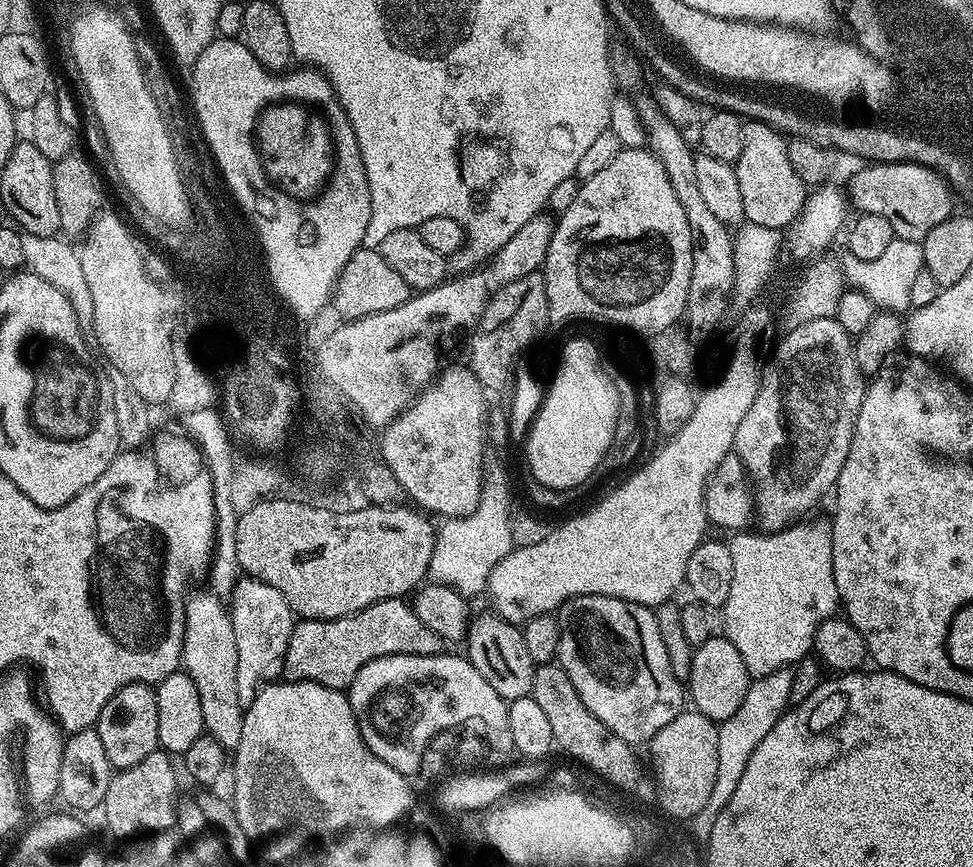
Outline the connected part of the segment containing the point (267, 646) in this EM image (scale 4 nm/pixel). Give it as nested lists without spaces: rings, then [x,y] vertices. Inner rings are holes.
[[[242,576],[230,594],[230,611],[238,647],[238,698],[242,706],[252,704],[265,684],[283,673],[283,660],[296,615],[282,591],[258,576]]]

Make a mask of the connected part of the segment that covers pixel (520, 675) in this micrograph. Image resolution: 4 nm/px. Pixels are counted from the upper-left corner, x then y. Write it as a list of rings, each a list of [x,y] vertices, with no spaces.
[[[495,614],[480,616],[477,620],[475,617],[468,628],[467,644],[466,659],[486,682],[490,682],[490,686],[494,686],[494,690],[498,690],[502,699],[511,702],[531,693],[534,665],[526,651],[524,633],[517,625]]]

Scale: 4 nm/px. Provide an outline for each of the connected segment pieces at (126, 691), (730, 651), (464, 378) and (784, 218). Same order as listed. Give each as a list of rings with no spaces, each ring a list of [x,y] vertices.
[[[127,684],[102,706],[102,714],[95,722],[95,730],[98,738],[102,738],[102,746],[106,749],[106,758],[110,758],[113,769],[119,770],[135,766],[137,762],[142,762],[146,754],[157,751],[160,748],[158,738],[158,702],[156,701],[156,689],[151,684]]]
[[[717,634],[706,642],[695,645],[690,674],[686,681],[686,692],[695,711],[717,722],[730,718],[730,714],[734,714],[734,710],[742,706],[742,698],[746,698],[749,683],[746,662],[742,654],[734,650],[727,636]]]
[[[461,366],[461,368],[450,368],[445,374],[444,378],[442,376],[437,377],[435,382],[428,385],[428,389],[425,391],[428,396],[424,400],[420,401],[419,407],[413,408],[412,412],[408,413],[408,416],[398,417],[392,421],[392,432],[389,432],[387,443],[380,443],[382,454],[384,455],[384,462],[388,466],[389,470],[392,471],[392,476],[399,483],[399,487],[413,500],[411,503],[413,505],[419,506],[425,513],[433,514],[432,512],[437,512],[441,518],[451,518],[457,516],[470,515],[472,511],[479,504],[480,500],[480,488],[482,482],[480,481],[480,472],[477,469],[480,467],[480,448],[481,448],[481,393],[484,387],[478,382],[478,378],[472,372],[472,369],[467,366]]]
[[[749,120],[742,130],[741,150],[734,161],[734,171],[738,180],[738,194],[742,194],[742,210],[744,220],[750,224],[784,230],[787,224],[795,225],[806,203],[806,185],[798,174],[794,174],[794,166],[790,166],[788,140],[770,126],[761,121]]]

